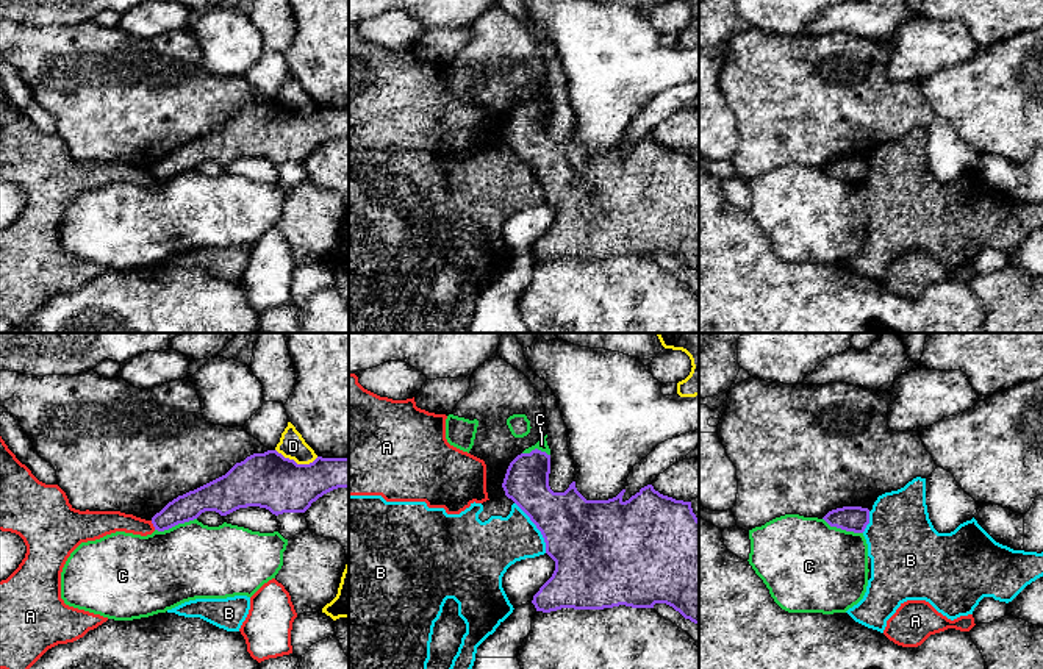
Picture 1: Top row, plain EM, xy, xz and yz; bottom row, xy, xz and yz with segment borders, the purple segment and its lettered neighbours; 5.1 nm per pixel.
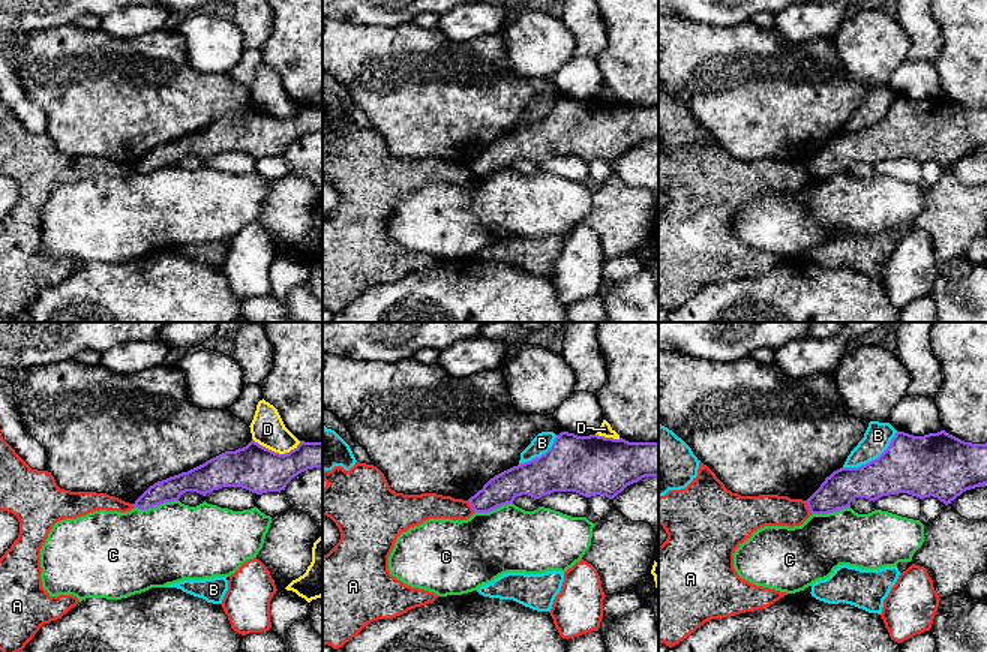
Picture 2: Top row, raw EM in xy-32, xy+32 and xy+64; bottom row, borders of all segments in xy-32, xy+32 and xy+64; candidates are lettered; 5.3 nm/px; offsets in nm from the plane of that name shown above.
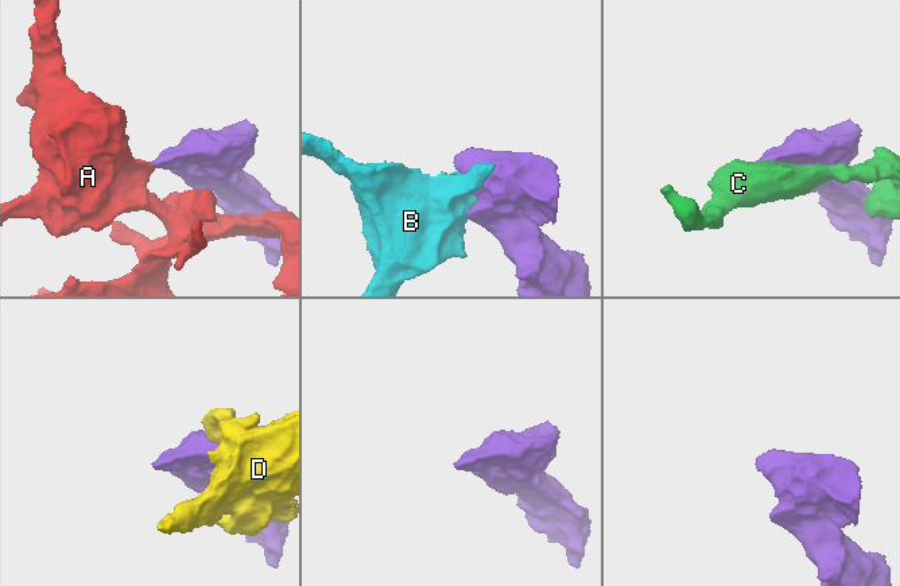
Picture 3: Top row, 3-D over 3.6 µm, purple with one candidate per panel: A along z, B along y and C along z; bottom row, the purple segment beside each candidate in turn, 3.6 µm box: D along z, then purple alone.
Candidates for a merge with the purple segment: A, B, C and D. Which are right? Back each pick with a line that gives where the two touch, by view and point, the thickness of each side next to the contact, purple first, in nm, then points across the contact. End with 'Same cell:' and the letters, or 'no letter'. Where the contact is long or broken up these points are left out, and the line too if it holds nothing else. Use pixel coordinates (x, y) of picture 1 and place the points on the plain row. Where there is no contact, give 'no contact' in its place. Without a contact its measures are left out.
Same cell: no letter

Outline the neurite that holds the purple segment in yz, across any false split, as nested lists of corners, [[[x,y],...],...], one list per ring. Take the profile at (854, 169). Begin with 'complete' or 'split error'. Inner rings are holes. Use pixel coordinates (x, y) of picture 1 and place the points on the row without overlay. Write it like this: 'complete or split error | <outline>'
complete | [[[843,156],[829,161],[823,169],[830,177],[854,183],[863,183],[869,174],[869,159],[862,156]]]

